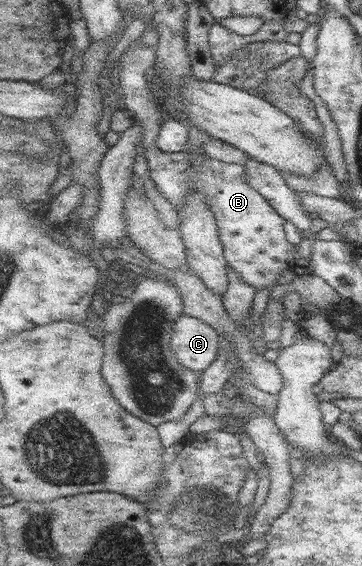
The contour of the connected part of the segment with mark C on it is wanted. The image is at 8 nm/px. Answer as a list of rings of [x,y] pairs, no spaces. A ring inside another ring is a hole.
[[[184,313],[172,333],[172,346],[181,364],[202,375],[220,357],[220,336],[207,321]]]

